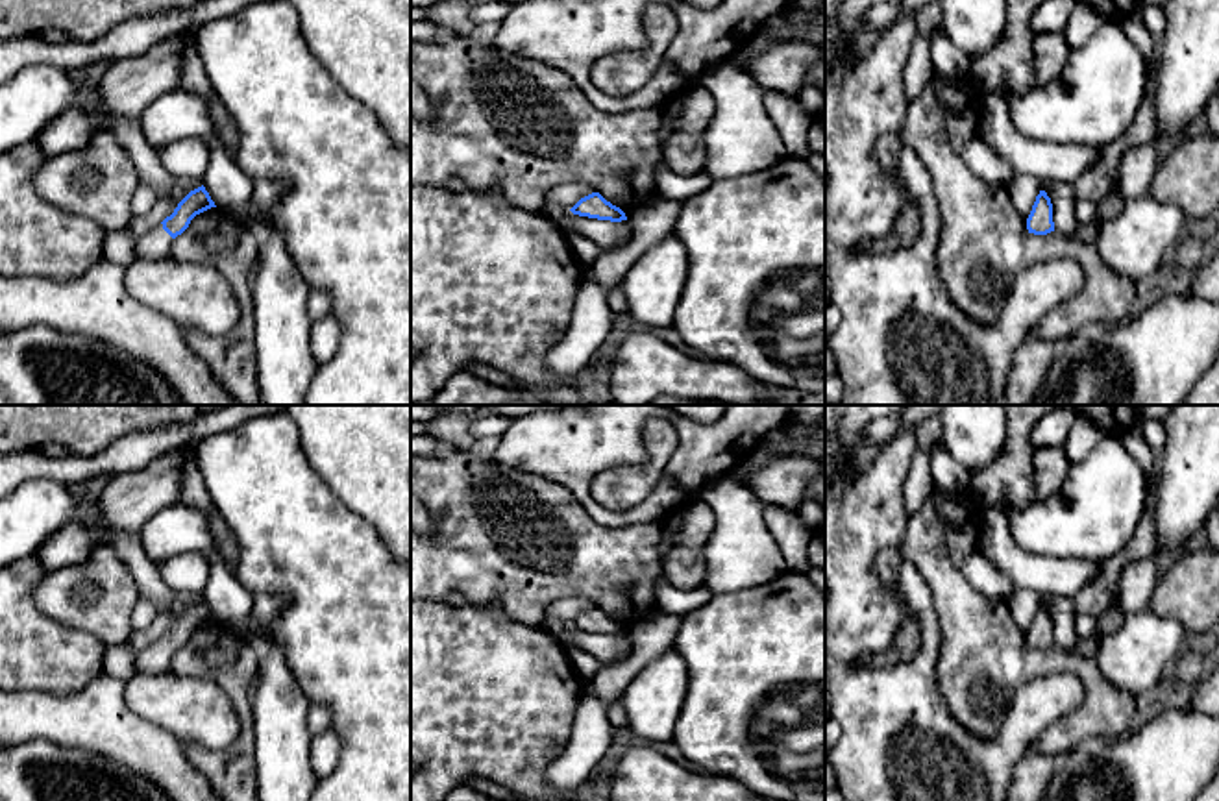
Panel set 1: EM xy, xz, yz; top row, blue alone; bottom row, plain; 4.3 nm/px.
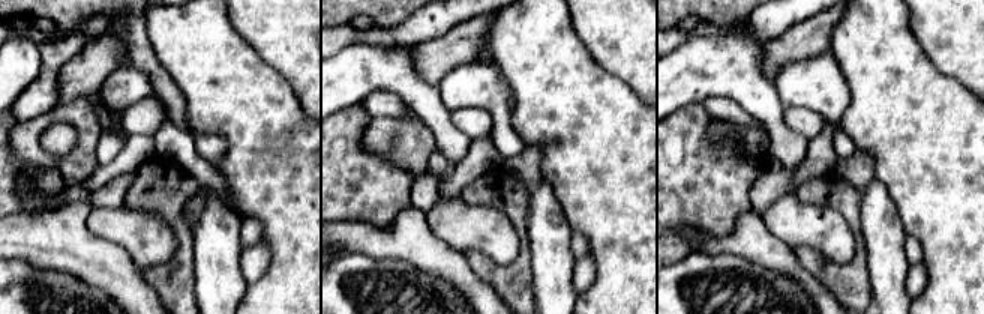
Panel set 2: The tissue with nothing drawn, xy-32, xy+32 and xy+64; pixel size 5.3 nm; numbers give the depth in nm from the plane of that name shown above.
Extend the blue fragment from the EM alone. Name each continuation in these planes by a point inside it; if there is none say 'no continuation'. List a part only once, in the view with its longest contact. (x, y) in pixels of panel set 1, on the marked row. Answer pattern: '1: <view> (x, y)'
1: xy (154, 245)

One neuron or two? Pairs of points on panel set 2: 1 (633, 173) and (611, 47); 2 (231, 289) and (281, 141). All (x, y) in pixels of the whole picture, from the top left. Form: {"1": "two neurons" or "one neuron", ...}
{"1": "two neurons", "2": "two neurons"}

